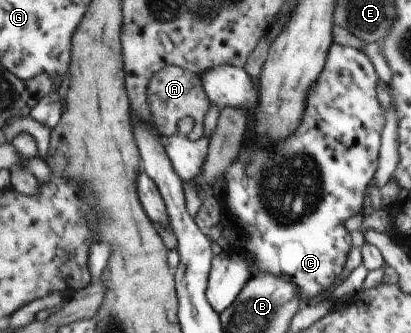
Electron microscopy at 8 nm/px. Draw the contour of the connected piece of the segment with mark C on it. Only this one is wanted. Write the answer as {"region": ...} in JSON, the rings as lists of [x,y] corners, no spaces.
{"region":[[[333,44],[330,46],[330,51],[327,57],[327,62],[324,71],[318,78],[318,81],[311,87],[309,91],[309,98],[307,99],[307,110],[304,114],[302,123],[298,128],[298,131],[294,135],[291,135],[287,140],[278,142],[277,144],[271,144],[262,149],[261,142],[257,137],[257,132],[253,129],[257,126],[257,111],[261,107],[261,89],[260,83],[254,80],[249,74],[246,68],[241,68],[235,65],[226,64],[224,66],[216,66],[213,69],[206,70],[201,75],[204,89],[209,95],[211,101],[218,107],[219,110],[224,109],[225,105],[232,107],[242,108],[249,115],[249,129],[247,130],[247,137],[245,138],[245,144],[243,144],[243,150],[240,157],[233,162],[231,168],[227,171],[224,177],[227,179],[227,188],[224,193],[215,192],[222,203],[224,213],[223,223],[226,226],[234,227],[232,219],[240,219],[247,226],[246,233],[241,236],[245,236],[247,254],[251,255],[253,259],[253,271],[257,274],[274,274],[286,276],[289,280],[292,280],[301,291],[303,297],[302,304],[306,305],[307,299],[316,297],[320,293],[324,293],[328,287],[334,287],[334,283],[338,283],[338,279],[342,279],[342,275],[346,275],[346,271],[350,271],[350,267],[346,267],[346,263],[350,263],[350,251],[354,250],[354,243],[350,242],[349,233],[344,229],[344,221],[352,215],[363,215],[362,209],[364,209],[364,197],[366,197],[366,189],[370,187],[370,183],[374,183],[374,175],[378,175],[378,163],[382,163],[382,135],[386,135],[386,112],[381,108],[378,97],[376,97],[376,85],[378,85],[378,75],[372,67],[371,61],[360,50],[352,48],[350,46],[342,46],[340,44]]]}

